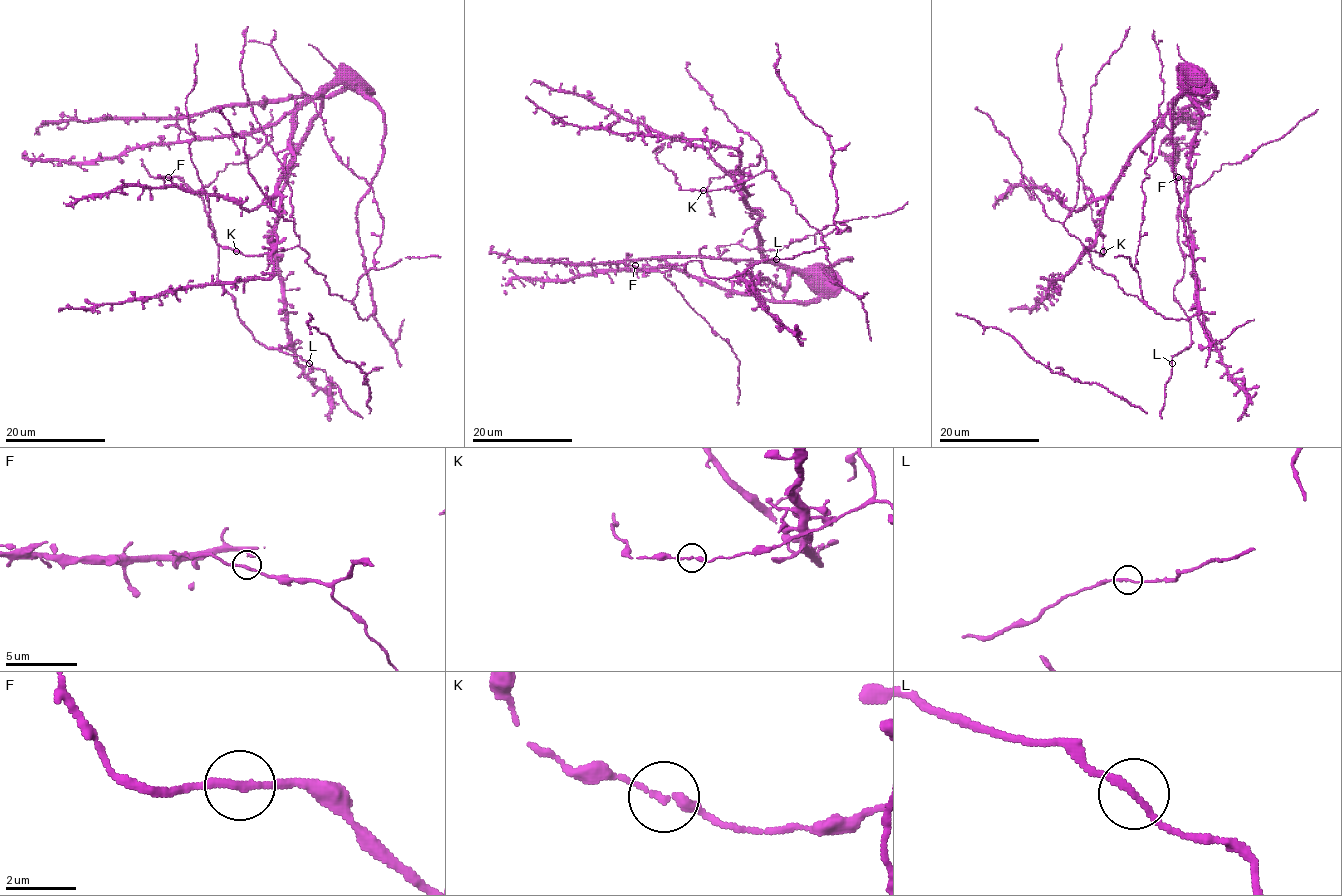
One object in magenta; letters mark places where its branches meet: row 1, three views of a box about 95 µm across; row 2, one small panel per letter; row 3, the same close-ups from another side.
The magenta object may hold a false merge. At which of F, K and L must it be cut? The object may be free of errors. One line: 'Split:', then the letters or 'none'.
Split: none

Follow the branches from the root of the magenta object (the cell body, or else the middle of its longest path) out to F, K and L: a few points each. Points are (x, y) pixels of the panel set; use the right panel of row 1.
F: (1169, 139), (1175, 144), (1175, 171), (1178, 177)
K: (1169, 139), (1172, 110), (1132, 153), (1108, 198), (1097, 241), (1087, 249), (1100, 255), (1103, 251)
L: (1169, 139), (1185, 191), (1177, 230), (1185, 273), (1173, 295), (1191, 332), (1191, 344), (1172, 363)

